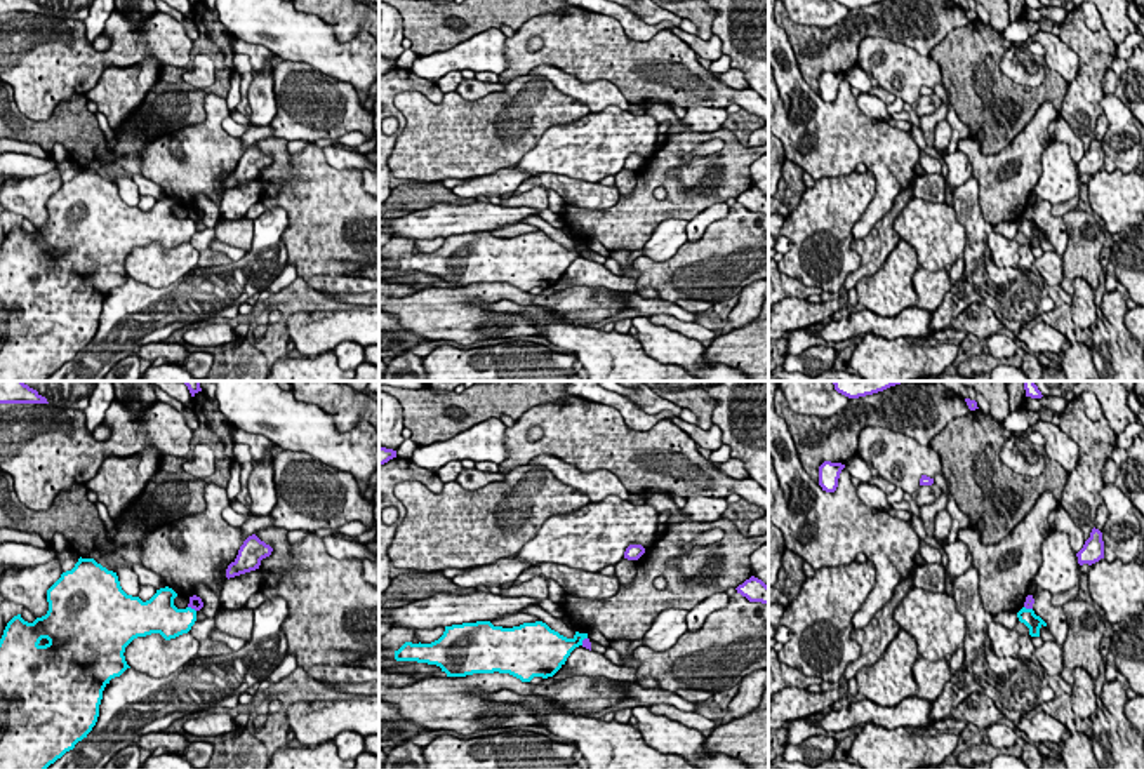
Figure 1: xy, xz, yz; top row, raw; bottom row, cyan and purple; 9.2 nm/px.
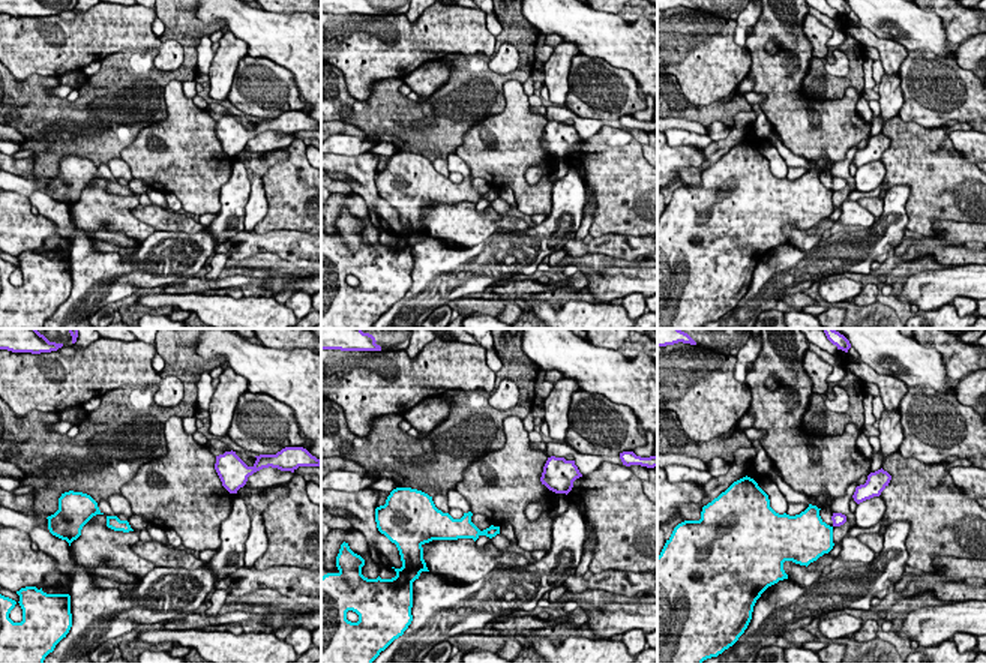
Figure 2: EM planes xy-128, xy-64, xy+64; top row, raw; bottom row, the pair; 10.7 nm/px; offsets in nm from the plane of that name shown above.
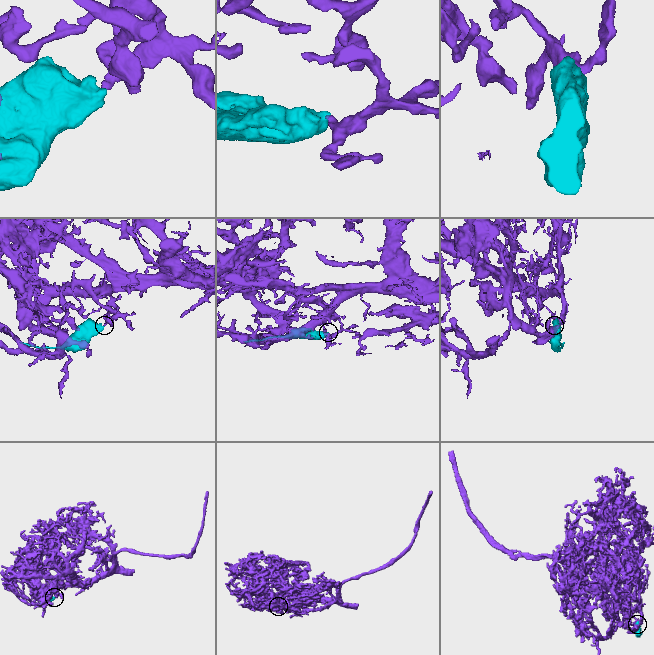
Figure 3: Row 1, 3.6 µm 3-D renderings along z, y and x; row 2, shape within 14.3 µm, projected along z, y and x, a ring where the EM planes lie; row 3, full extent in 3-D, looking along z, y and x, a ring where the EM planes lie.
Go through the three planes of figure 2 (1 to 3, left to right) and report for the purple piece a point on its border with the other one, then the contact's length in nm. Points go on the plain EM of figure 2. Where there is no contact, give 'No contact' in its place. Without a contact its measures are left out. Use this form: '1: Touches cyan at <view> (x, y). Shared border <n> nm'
1: No contact
2: No contact
3: No contact

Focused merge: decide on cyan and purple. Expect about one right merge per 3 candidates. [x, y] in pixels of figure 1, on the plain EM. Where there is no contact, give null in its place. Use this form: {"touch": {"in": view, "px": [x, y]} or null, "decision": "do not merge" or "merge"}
{"touch": {"in": "xz", "px": [583, 249]}, "decision": "do not merge"}

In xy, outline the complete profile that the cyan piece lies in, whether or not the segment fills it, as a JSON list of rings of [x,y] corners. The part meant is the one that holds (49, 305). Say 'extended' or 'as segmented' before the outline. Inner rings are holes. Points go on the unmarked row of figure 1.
as segmented; [[[78,169],[71,181],[47,200],[49,221],[28,233],[21,224],[14,226],[0,249],[0,381],[45,381],[50,374],[73,360],[87,348],[99,327],[103,301],[111,289],[127,278],[125,257],[137,247],[160,244],[165,251],[188,244],[196,231],[191,217],[177,219],[177,204],[165,197],[143,212],[127,205],[116,183],[108,181],[94,169]]]

